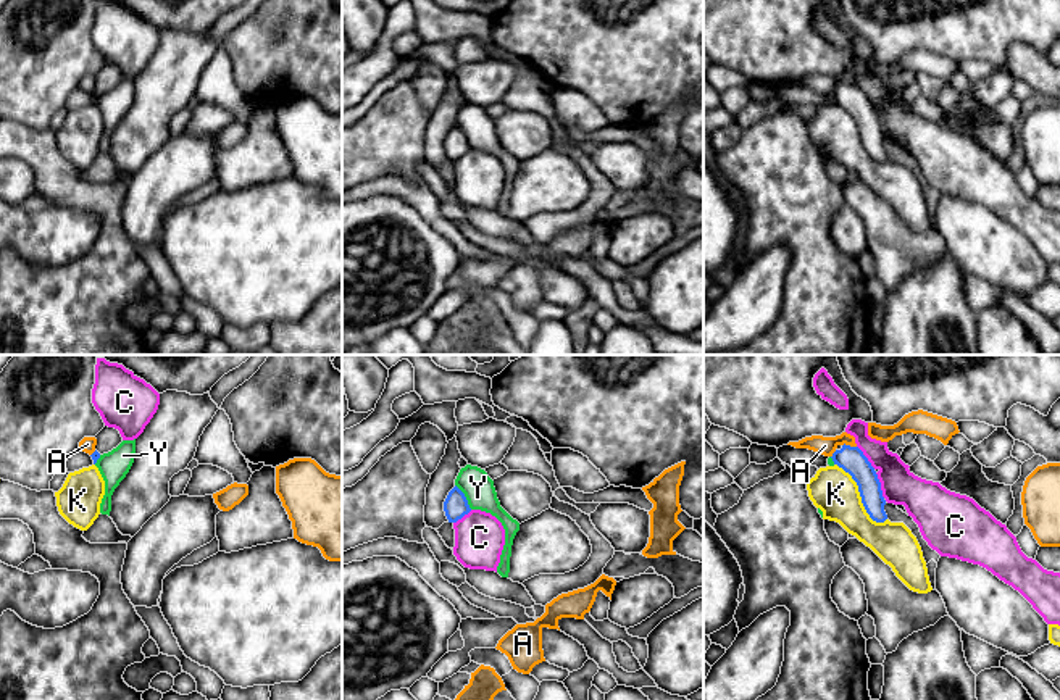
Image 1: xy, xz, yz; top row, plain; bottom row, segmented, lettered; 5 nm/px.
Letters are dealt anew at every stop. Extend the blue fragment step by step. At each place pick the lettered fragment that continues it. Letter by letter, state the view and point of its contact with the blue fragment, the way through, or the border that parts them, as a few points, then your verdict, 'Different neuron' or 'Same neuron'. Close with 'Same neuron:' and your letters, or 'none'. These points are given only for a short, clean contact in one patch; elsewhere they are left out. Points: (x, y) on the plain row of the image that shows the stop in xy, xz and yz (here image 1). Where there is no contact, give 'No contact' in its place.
A: Touches blue at yz (849, 84). Boundary: yz (842, 83), (855, 86). Different neuron
C: Touches blue at yz (880, 124). Boundary: yz (875, 112), (884, 136). Different neuron
K: Touches blue at yz (860, 134). Different neuron
Y: Touches blue at xz (465, 136). Boundary: xz (455, 123), (471, 147). Different neuron
Same neuron: none

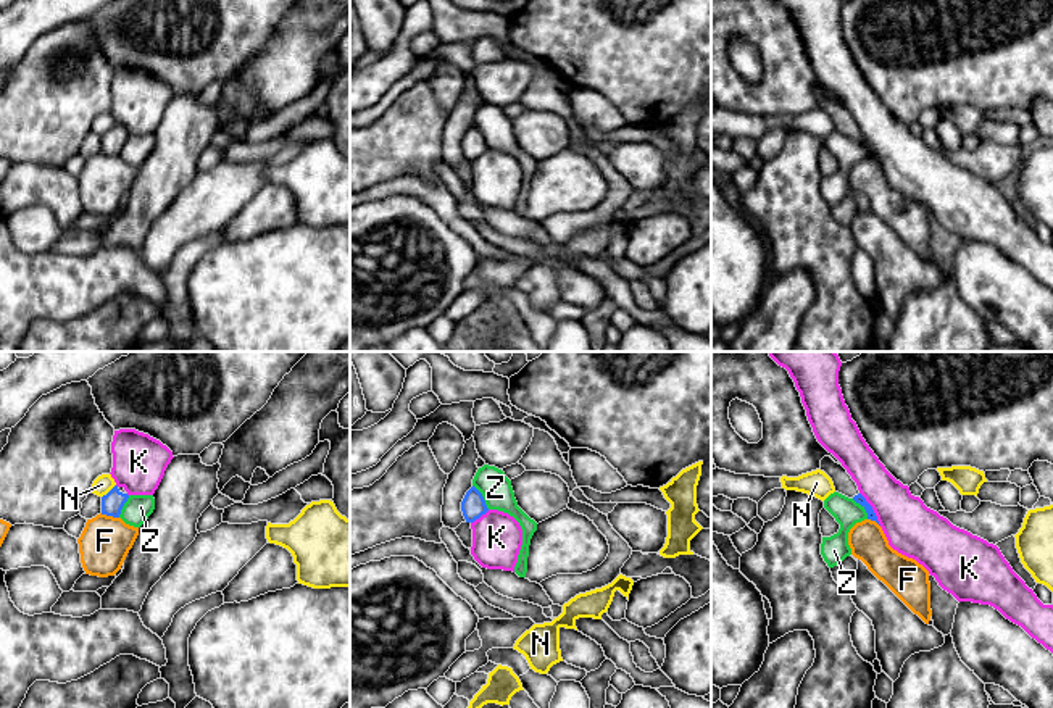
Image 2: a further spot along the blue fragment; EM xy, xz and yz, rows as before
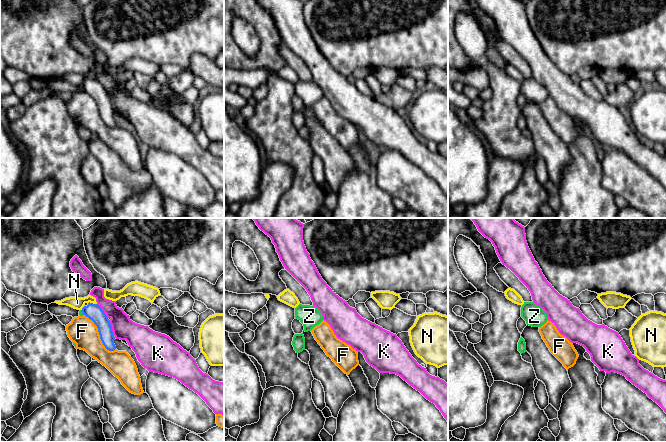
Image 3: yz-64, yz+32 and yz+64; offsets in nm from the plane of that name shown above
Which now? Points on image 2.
F: Touches blue at xy (110, 154). Different neuron
K: Touches blue at yz (871, 147). Boundary: yz (860, 131), (881, 163). Different neuron
N: Touches blue at xy (110, 129). Boundary: xy (115, 123), (102, 136). Different neuron
Z: Touches blue at xz (482, 136). Boundary: xz (473, 123), (489, 147). Different neuron
Same neuron: none

